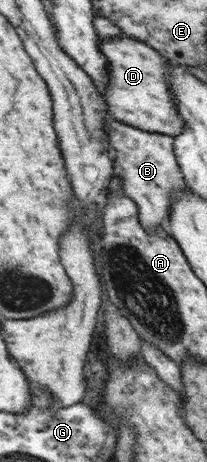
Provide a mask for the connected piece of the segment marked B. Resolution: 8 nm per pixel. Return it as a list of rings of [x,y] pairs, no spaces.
[[[110,117],[105,122],[108,143],[114,149],[118,167],[123,171],[114,175],[114,187],[126,193],[135,202],[139,211],[139,222],[147,232],[152,233],[162,228],[171,235],[168,226],[171,195],[182,190],[190,190],[174,153],[173,137],[141,130]]]

